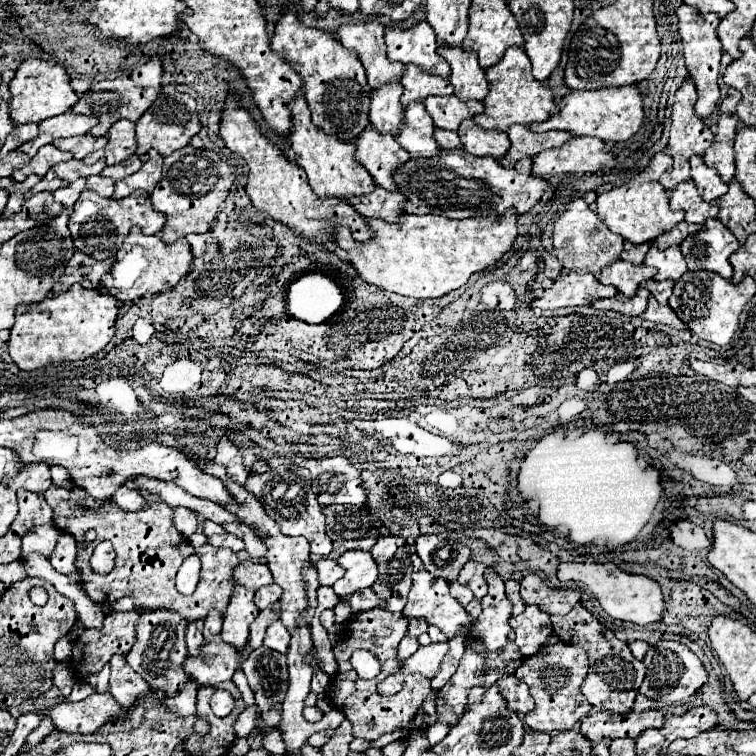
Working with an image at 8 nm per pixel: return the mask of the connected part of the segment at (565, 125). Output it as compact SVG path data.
M636 85L630 87L606 87L606 89L592 89L592 91L572 91L560 101L560 113L552 115L548 121L530 125L532 131L568 131L572 135L590 135L602 141L628 141L644 121L642 109L642 95Z

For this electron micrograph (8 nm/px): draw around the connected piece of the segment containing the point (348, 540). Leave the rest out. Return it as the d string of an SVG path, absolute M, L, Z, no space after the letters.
M330 505L322 513L326 515L326 533L338 547L370 551L382 535L382 519L368 507Z

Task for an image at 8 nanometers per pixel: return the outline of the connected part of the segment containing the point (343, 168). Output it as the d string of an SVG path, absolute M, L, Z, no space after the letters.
M298 95L292 103L292 117L294 117L294 125L292 125L292 149L296 153L296 163L306 171L310 187L314 189L314 193L320 199L348 199L352 195L368 195L370 191L376 189L376 183L372 179L372 175L356 161L354 153L356 153L356 145L352 143L344 143L338 141L336 137L324 135L320 129L316 129L310 121L310 109L304 101L304 95Z

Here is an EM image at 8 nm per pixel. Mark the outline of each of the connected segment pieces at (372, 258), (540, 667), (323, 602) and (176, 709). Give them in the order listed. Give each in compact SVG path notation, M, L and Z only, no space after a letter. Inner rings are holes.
M404 215L400 223L386 223L386 221L368 221L370 227L376 231L376 237L366 243L356 243L346 227L338 227L334 241L340 249L348 255L348 261L358 271L358 275L372 285L378 285L386 291L404 295L404 297L442 297L488 267L492 267L506 251L510 251L514 239L518 237L518 223L516 217L510 219L506 215L488 215L488 217L470 217L470 219L448 219L442 215Z
M562 641L546 647L544 651L538 651L532 657L522 659L522 665L516 669L516 677L528 685L530 695L534 697L536 703L536 707L524 715L526 727L530 727L532 731L548 733L548 731L566 731L572 729L576 723L580 723L580 719L592 711L592 705L580 693L580 683L586 677L586 669L588 669L586 651L582 647L578 649Z
M318 587L318 593L316 593L316 599L318 599L318 605L316 605L316 613L312 617L312 623L320 623L320 613L328 607L334 607L338 603L338 597L336 593L332 591L332 587Z
M192 679L184 685L182 693L174 699L162 699L162 705L176 717L188 717L188 715L194 715L196 711L196 691L198 691L198 683L194 683Z

